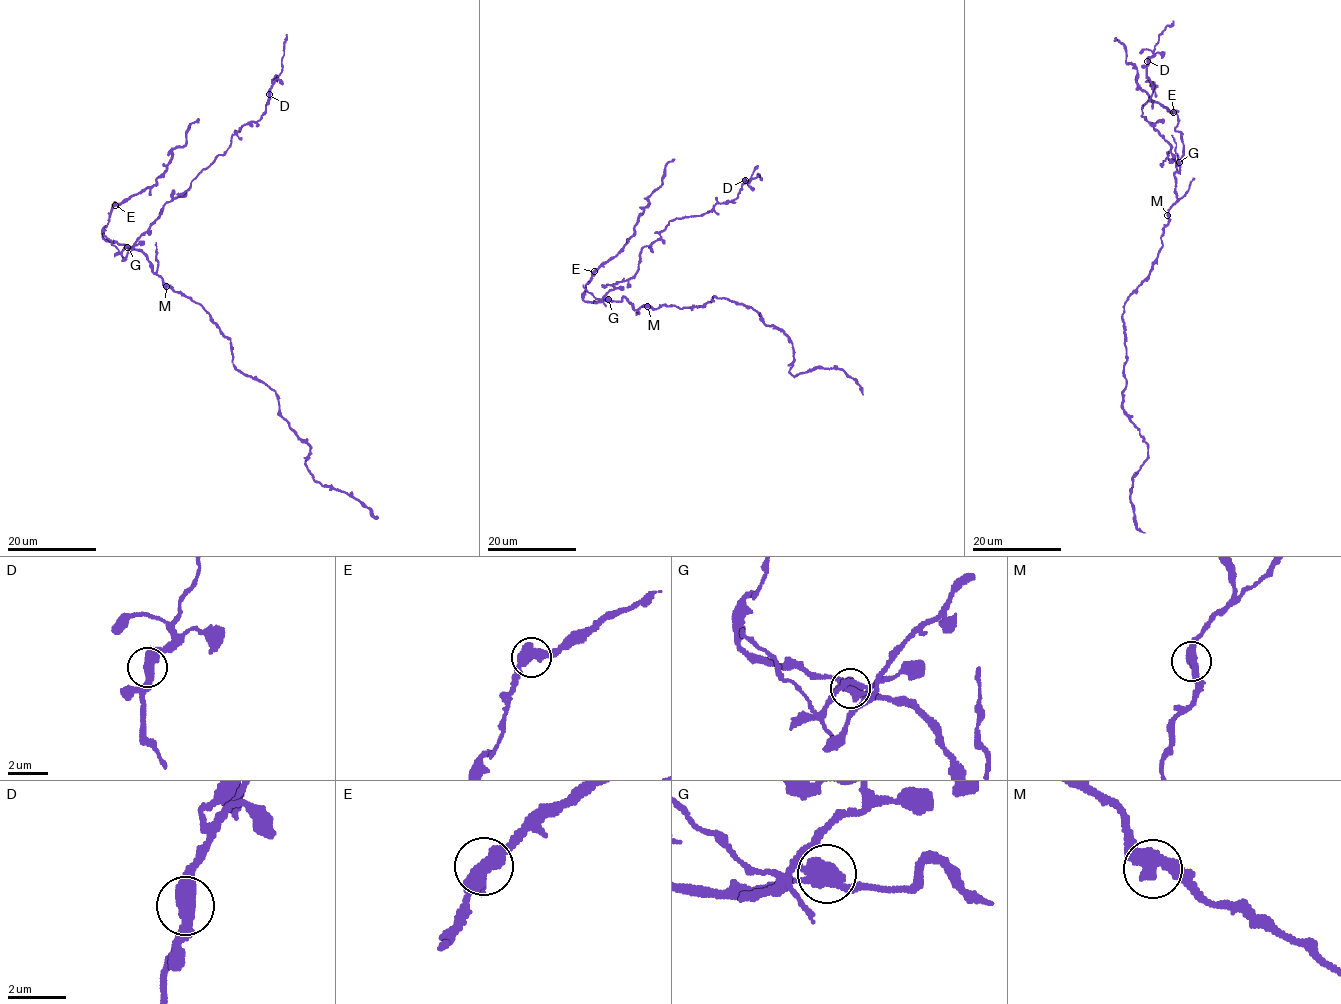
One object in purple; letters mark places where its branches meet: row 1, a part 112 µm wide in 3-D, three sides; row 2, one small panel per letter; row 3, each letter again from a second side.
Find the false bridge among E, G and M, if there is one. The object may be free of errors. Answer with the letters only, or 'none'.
G

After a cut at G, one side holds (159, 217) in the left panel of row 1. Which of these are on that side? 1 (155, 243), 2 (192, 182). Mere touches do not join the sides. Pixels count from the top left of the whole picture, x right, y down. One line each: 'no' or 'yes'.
1: no
2: yes

